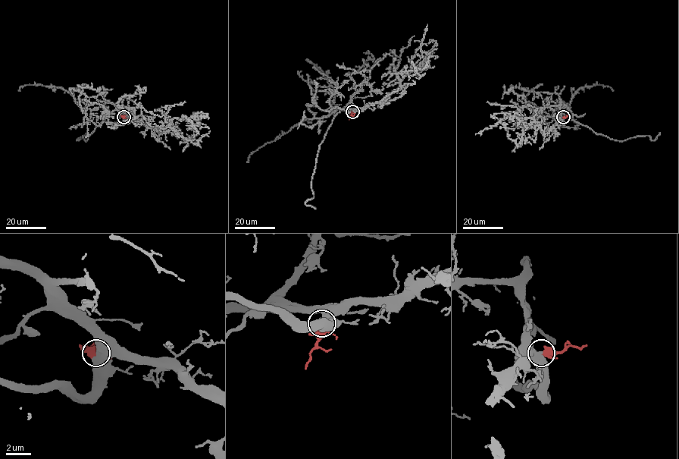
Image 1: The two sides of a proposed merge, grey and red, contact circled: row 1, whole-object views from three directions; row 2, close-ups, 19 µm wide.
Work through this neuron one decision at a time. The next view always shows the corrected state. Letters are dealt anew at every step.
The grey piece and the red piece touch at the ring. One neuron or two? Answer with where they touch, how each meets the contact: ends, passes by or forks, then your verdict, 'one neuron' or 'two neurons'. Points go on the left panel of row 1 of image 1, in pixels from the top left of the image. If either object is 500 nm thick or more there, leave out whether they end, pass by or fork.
place (123, 117); two neurons

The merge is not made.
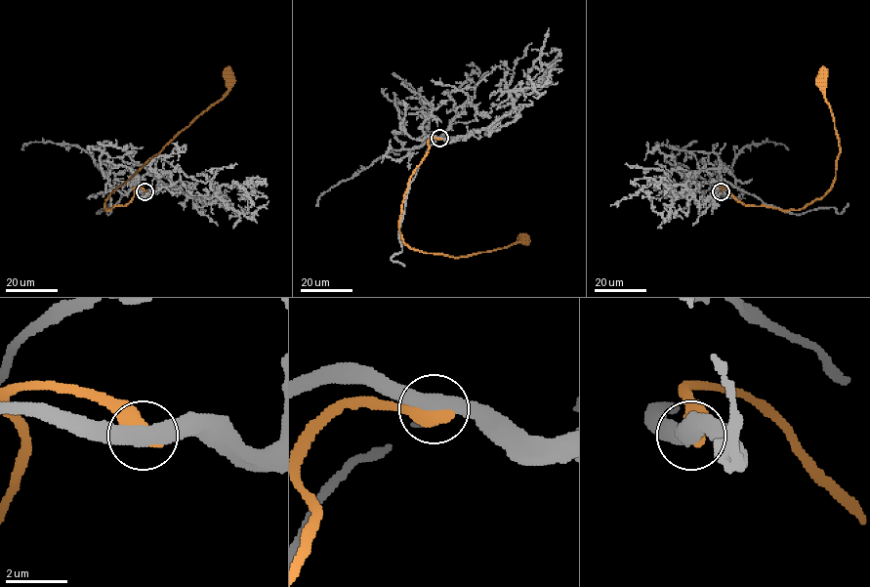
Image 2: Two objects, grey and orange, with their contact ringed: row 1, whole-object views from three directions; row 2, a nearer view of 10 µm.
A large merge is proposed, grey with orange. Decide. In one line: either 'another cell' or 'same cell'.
another cell

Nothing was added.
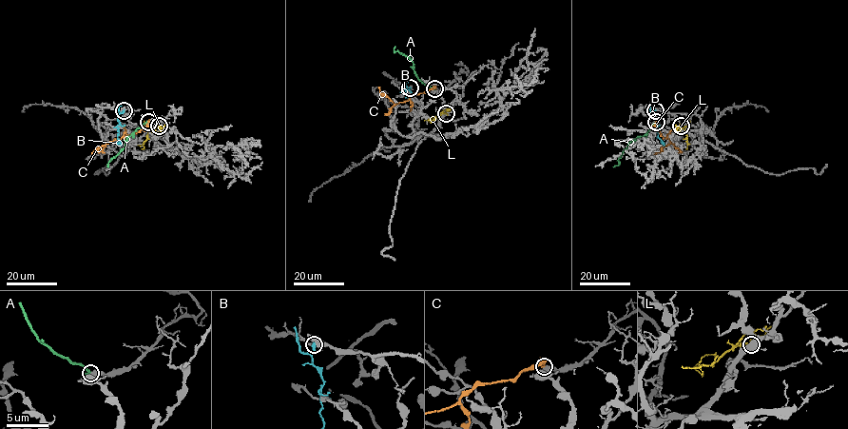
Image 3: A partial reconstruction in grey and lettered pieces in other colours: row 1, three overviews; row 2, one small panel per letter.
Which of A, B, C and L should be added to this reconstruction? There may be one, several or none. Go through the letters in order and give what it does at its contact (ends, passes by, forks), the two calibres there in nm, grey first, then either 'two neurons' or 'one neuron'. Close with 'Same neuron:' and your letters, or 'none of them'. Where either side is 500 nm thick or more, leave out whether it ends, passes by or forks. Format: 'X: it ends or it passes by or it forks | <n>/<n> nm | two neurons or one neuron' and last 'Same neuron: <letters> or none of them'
A: it ends | 360/280 nm | two neurons
B: 600/240 nm | two neurons
C: it ends | 480/320 nm | two neurons
L: it passes by | 130/170 nm | two neurons
Same neuron: none of them

